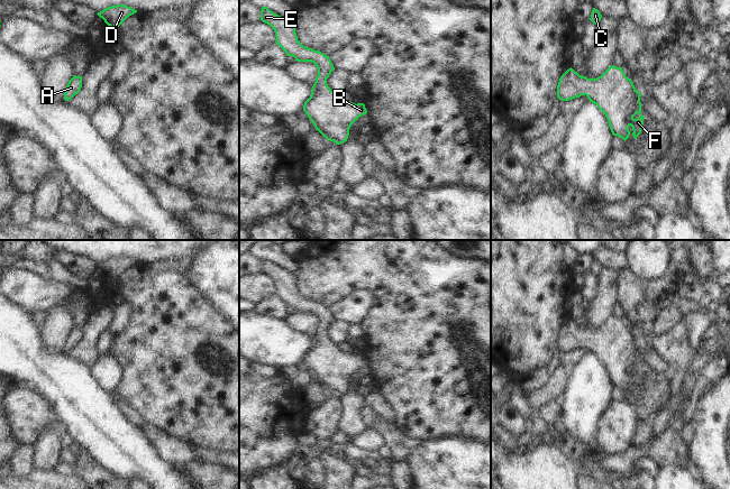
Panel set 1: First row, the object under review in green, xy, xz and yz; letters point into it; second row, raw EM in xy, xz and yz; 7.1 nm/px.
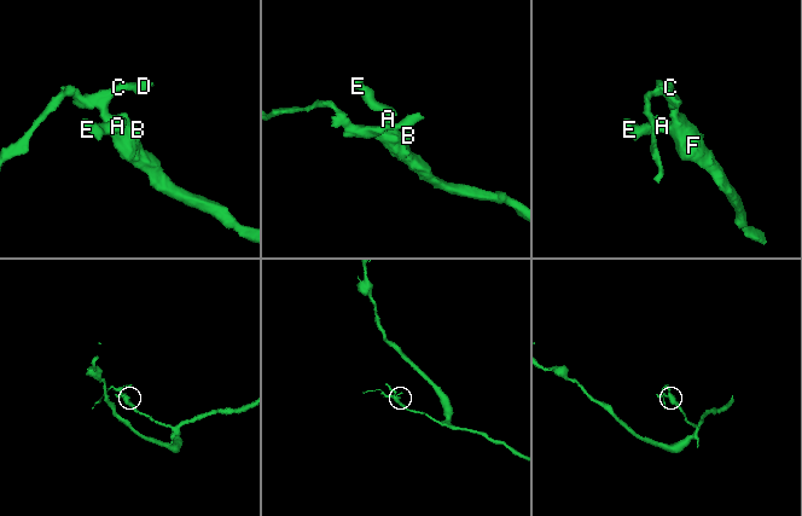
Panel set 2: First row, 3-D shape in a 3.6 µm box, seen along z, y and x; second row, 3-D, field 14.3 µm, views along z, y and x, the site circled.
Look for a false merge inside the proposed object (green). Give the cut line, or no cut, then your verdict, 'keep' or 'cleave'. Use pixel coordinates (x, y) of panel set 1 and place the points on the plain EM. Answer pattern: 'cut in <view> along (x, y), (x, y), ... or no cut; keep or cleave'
no cut; keep

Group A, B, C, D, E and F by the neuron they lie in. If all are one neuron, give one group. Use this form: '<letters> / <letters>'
A B C D E F

